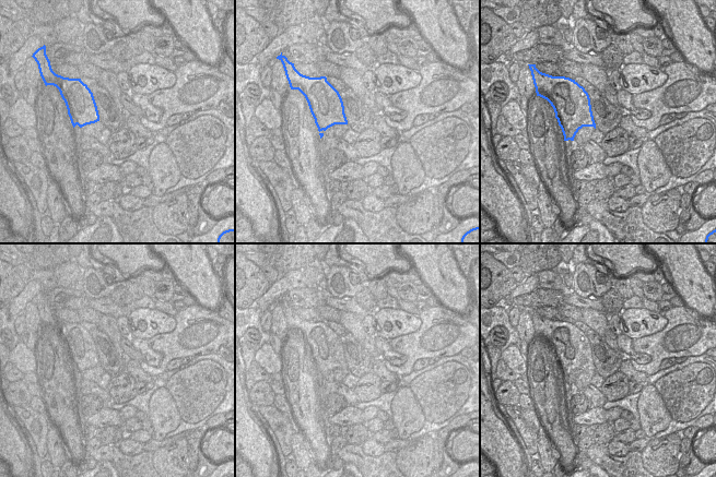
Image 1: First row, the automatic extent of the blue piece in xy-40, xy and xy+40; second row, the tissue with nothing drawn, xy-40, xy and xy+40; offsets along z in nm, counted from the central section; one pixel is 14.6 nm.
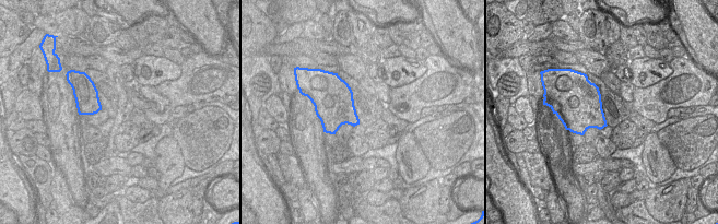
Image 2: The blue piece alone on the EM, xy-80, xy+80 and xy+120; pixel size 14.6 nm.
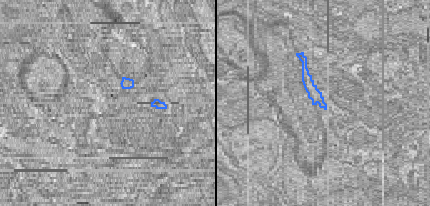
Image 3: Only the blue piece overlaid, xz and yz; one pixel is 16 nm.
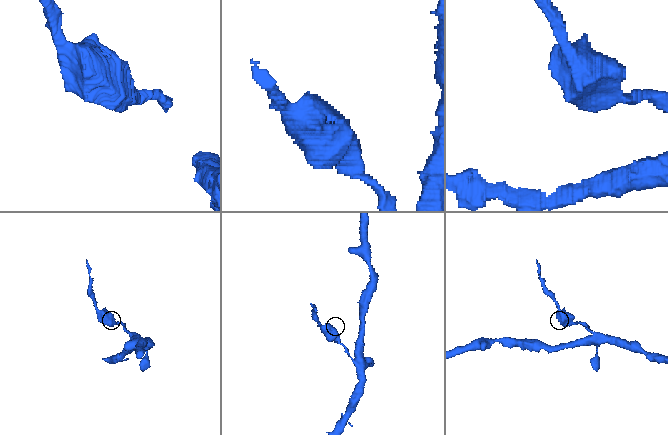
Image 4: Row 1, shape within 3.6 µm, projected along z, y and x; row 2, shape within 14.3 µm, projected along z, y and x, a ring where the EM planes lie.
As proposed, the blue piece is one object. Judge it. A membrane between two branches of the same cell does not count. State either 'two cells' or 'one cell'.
two cells

